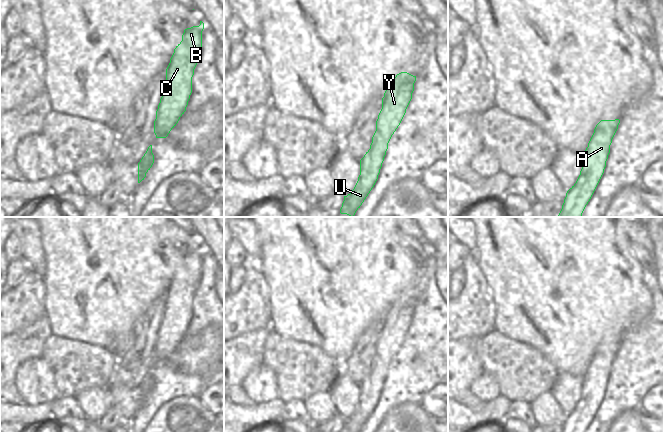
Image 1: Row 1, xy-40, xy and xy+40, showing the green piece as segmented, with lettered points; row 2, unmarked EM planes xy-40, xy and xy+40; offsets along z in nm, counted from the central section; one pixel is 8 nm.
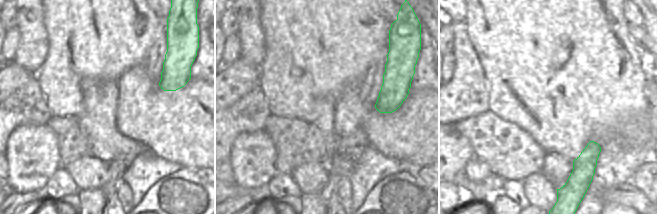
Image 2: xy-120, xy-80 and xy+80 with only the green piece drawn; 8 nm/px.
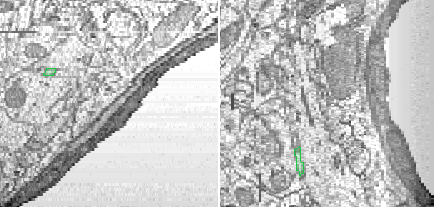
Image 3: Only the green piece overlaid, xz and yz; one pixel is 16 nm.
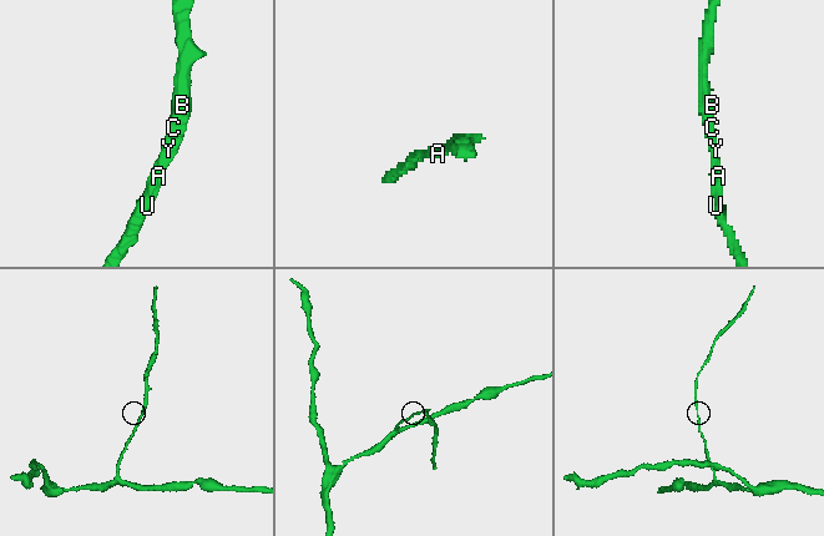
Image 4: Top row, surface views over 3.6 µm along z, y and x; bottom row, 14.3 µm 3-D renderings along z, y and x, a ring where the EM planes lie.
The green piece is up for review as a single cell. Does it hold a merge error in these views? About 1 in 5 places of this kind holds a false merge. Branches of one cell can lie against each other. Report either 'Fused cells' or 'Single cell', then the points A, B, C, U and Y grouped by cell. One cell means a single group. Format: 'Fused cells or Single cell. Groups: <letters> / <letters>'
Single cell. Groups: A B C U Y

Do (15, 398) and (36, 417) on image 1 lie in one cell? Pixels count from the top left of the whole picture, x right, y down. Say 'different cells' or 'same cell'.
different cells

